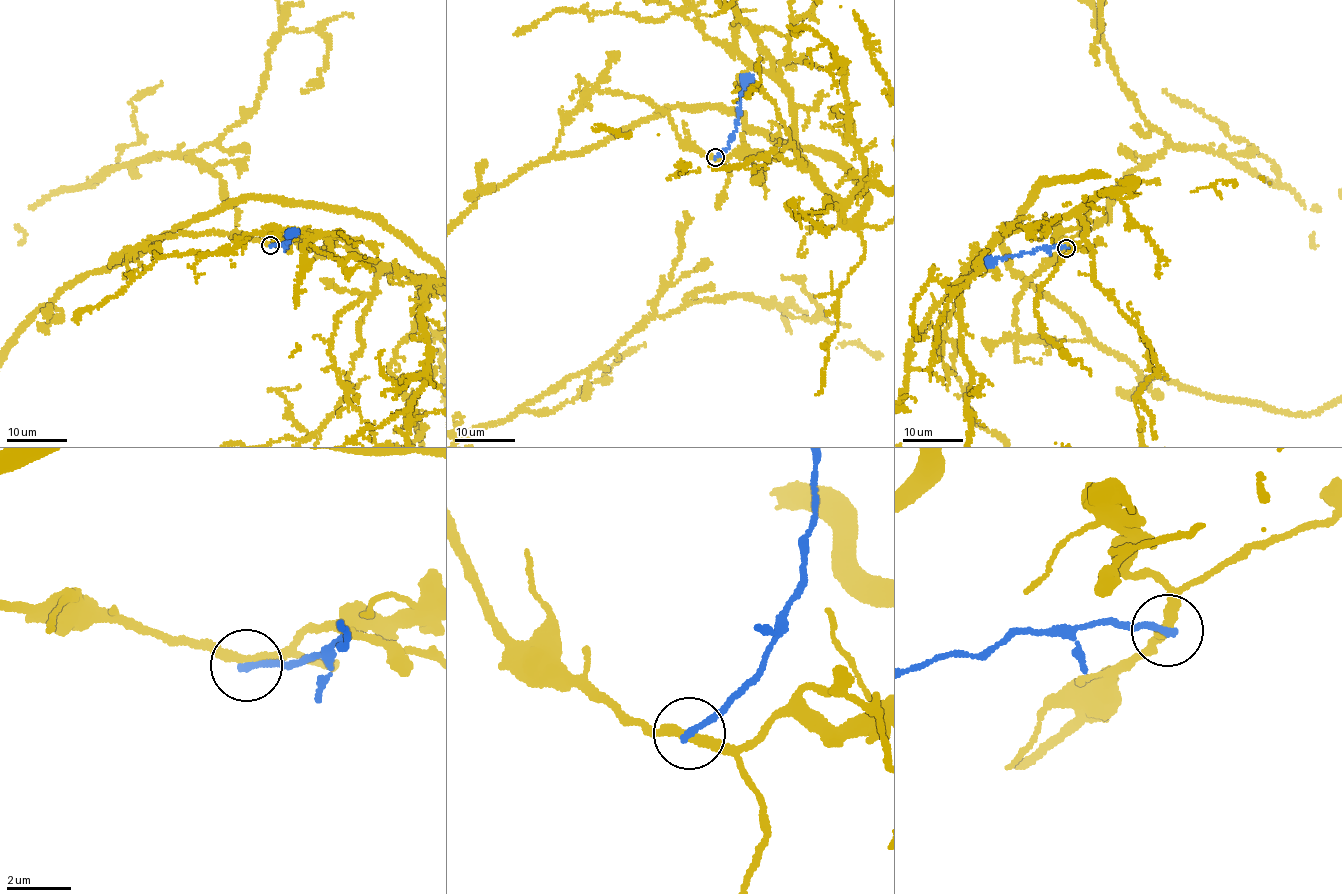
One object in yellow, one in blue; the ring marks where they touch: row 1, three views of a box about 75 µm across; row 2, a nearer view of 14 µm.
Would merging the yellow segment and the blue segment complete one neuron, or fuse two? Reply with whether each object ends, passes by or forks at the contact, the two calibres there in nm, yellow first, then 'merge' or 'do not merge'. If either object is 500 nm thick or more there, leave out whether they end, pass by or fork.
yellow passes by | blue ends | 240/240 nm | do not merge

